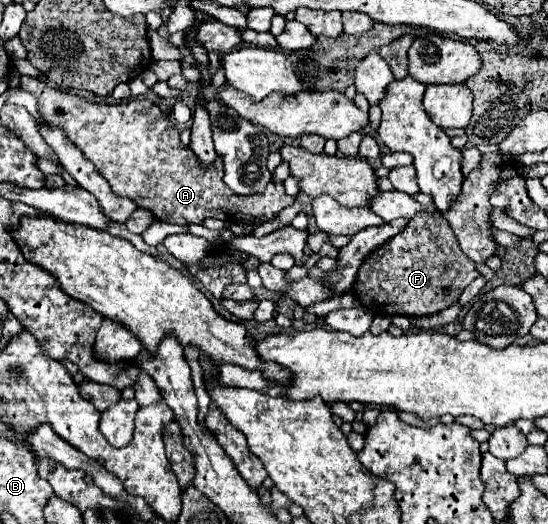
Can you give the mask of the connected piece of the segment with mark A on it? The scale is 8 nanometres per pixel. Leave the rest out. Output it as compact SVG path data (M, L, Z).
M30 75L20 77L20 87L36 97L40 119L50 129L64 129L66 137L96 165L116 195L136 201L138 207L148 209L160 221L186 225L216 217L226 223L260 225L294 203L294 199L284 193L282 183L270 183L264 193L250 197L230 193L222 181L222 161L210 169L202 169L198 161L194 161L194 153L182 147L178 129L172 127L160 107L148 99L128 99L116 105L90 103L70 91L52 89Z

